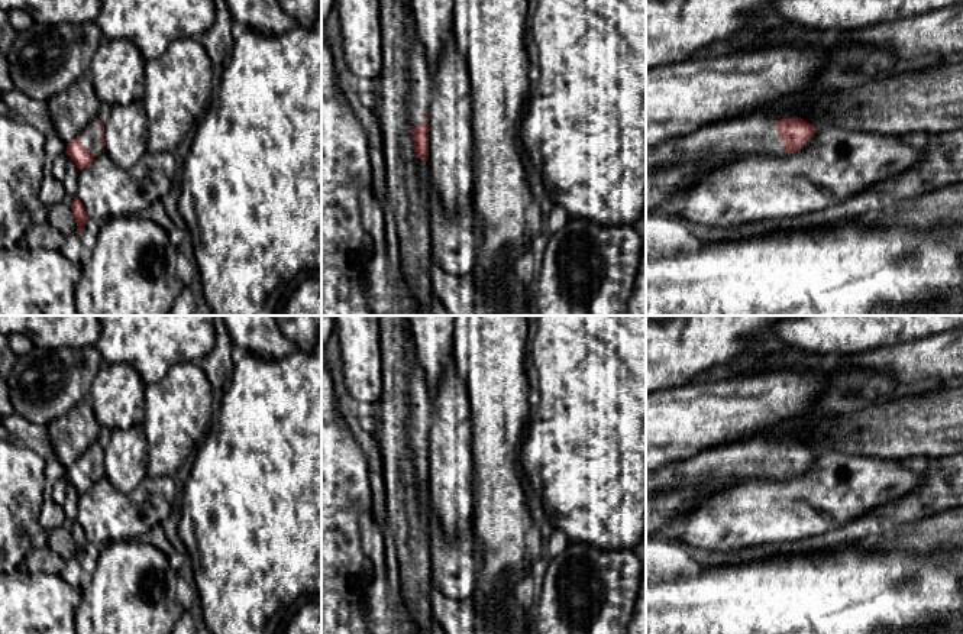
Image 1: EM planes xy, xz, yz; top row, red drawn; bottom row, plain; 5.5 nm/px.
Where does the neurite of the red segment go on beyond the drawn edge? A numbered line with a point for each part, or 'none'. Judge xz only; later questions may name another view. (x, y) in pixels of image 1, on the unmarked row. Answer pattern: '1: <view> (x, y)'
1: xz (420, 404)

